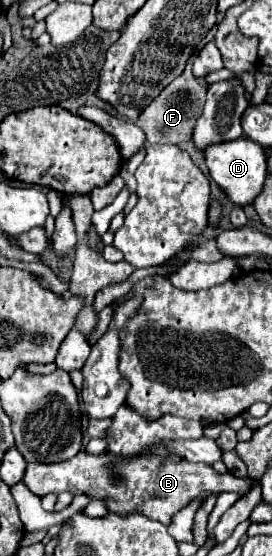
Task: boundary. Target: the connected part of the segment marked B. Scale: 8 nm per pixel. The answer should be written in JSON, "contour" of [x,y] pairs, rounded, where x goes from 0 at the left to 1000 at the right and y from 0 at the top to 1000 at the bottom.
{"contour":[[[290,811],[268,826],[239,833],[195,833],[195,836],[99,836],[85,869],[143,894],[173,887],[224,887],[224,883],[268,883],[327,887],[349,897],[386,897],[401,915],[415,923],[526,923],[548,933],[592,937],[599,944],[621,944],[629,930],[673,915],[702,897],[717,894],[761,894],[768,887],[820,887],[820,883],[864,883],[864,887],[908,887],[915,872],[901,862],[827,851],[805,854],[768,836],[739,833],[614,833],[599,822],[496,822],[496,826],[423,826],[393,815],[371,818],[327,818],[313,811]]]}

